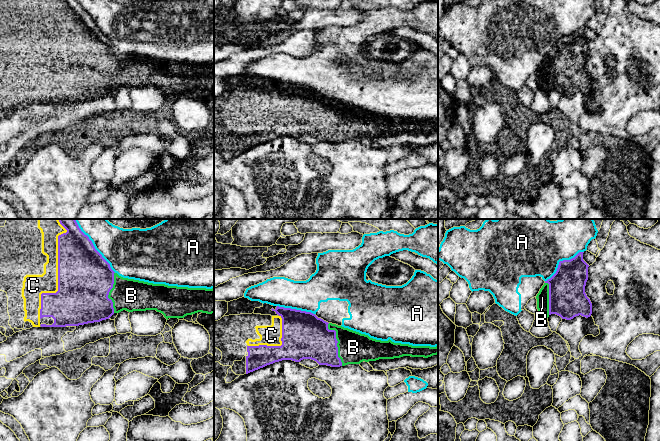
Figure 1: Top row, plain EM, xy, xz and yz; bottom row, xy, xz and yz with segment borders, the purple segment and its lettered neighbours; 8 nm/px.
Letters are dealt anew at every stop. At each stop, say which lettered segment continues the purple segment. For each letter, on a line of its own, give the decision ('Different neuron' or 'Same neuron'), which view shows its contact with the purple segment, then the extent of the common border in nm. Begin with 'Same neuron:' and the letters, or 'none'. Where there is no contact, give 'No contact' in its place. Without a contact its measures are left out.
Same neuron: B, C
A: Different neuron. Touches purple in xy. Shared border 500 nm
B: Same neuron. Touches purple in xz. Shared border 360 nm
C: Same neuron. Touches purple in xy. Shared border 800 nm

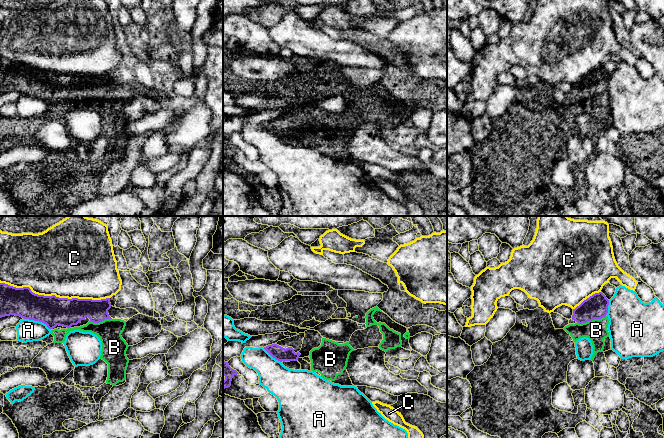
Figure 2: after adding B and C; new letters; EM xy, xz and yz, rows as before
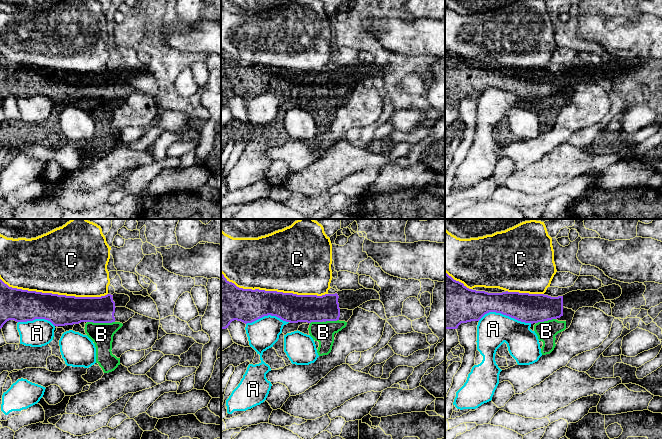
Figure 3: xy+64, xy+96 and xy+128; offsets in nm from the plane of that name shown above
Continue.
Same neuron: B
A: Different neuron. Touches purple in xy. Shared border 240 nm
B: Same neuron. Touches purple in yz. Shared border 240 nm
C: Different neuron. Touches purple in xy. Shared border 900 nm

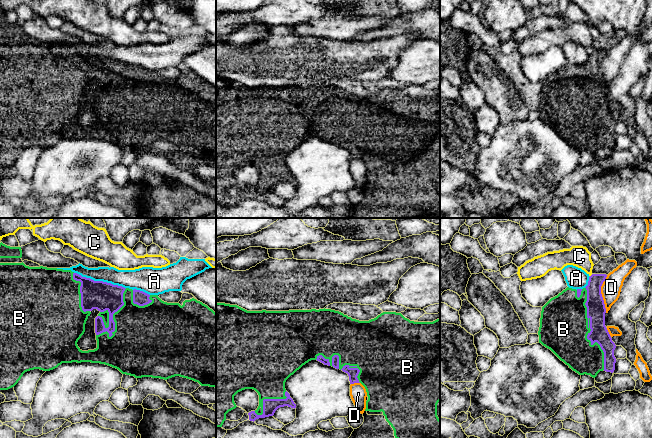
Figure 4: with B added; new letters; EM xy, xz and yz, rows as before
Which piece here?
Same neuron: none
A: Different neuron. Touches purple in xy. Shared border 440 nm
B: Different neuron. Touches purple in yz. Shared border 700 nm
C: Different neuron. Touches purple in yz. Shared border 30 nm
D: Different neuron. Touches purple in yz. Shared border 300 nm

